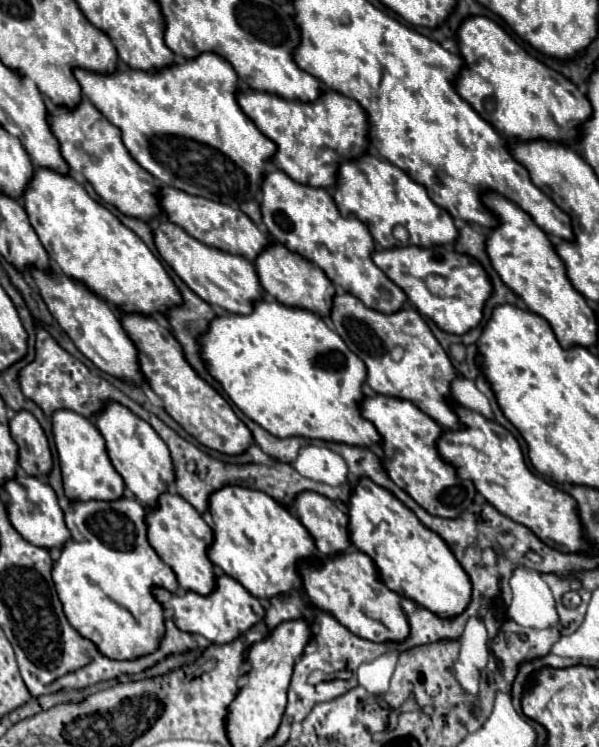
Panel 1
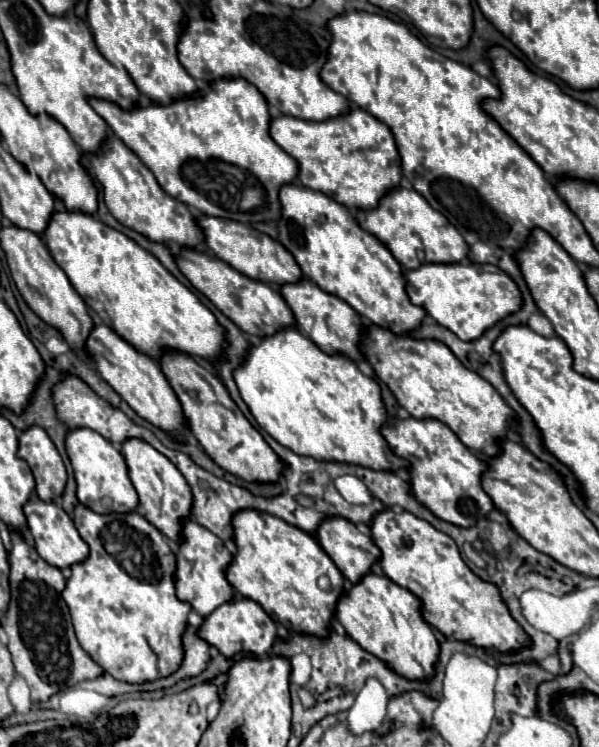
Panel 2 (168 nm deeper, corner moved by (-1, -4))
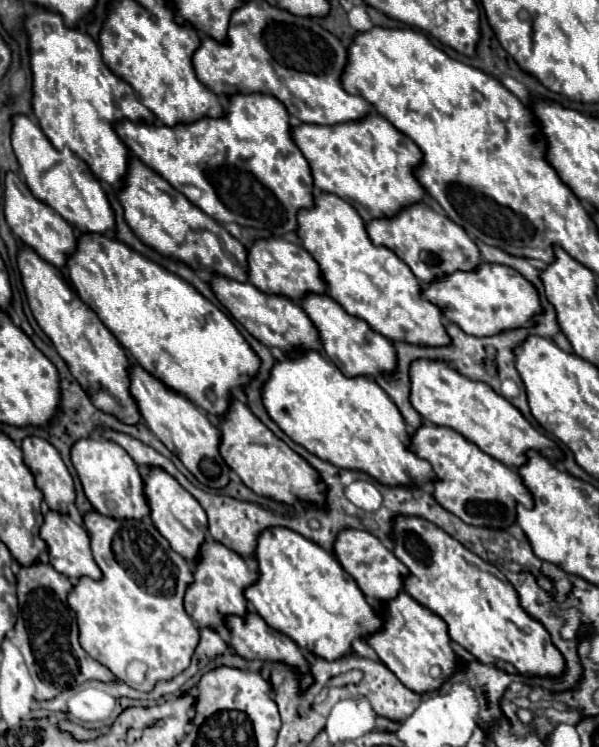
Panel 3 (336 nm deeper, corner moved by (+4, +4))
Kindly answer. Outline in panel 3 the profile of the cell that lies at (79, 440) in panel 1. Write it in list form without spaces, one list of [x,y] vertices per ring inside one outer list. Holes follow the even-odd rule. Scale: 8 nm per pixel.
[[[79,439],[73,445],[71,461],[81,479],[83,491],[95,511],[113,519],[143,519],[149,517],[149,503],[145,503],[145,493],[141,491],[141,473],[137,463],[113,441],[99,439]]]

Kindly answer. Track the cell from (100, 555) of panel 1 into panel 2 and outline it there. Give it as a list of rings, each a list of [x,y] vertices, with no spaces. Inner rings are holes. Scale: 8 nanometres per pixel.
[[[78,503],[74,509],[74,525],[80,537],[88,543],[90,555],[74,563],[72,575],[66,581],[62,599],[70,609],[74,631],[82,649],[112,677],[128,683],[152,681],[174,673],[184,657],[182,633],[186,627],[186,617],[190,613],[190,603],[180,601],[174,591],[174,553],[166,535],[162,535],[144,515],[138,511],[130,513],[108,513],[100,515]]]

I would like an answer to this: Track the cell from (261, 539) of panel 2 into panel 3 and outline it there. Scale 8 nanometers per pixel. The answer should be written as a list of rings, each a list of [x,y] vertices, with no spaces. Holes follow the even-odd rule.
[[[285,527],[265,529],[257,543],[257,561],[259,579],[245,591],[245,597],[251,603],[253,611],[259,613],[269,627],[281,631],[283,635],[293,639],[301,649],[313,653],[315,657],[335,661],[345,655],[351,655],[355,639],[365,639],[365,635],[373,635],[373,631],[381,627],[381,615],[377,615],[377,611],[369,605],[353,577],[341,567],[333,553],[325,551],[303,535]]]

